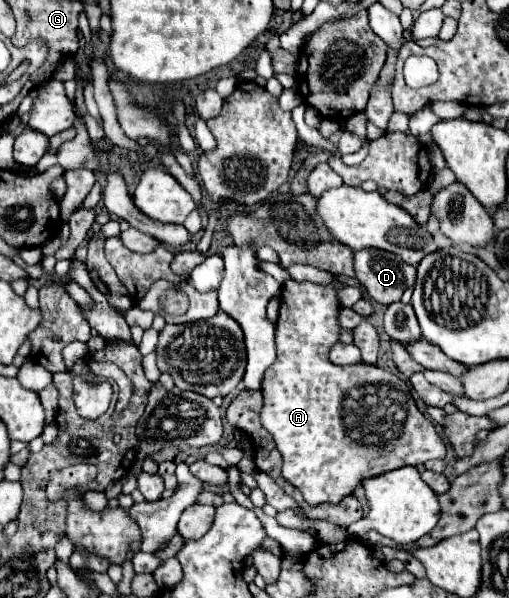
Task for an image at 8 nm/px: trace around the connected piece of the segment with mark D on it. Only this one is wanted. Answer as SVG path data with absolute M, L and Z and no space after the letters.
M384 250L354 252L354 270L368 296L382 306L400 302L404 290L416 278L414 266L406 266L402 258Z

